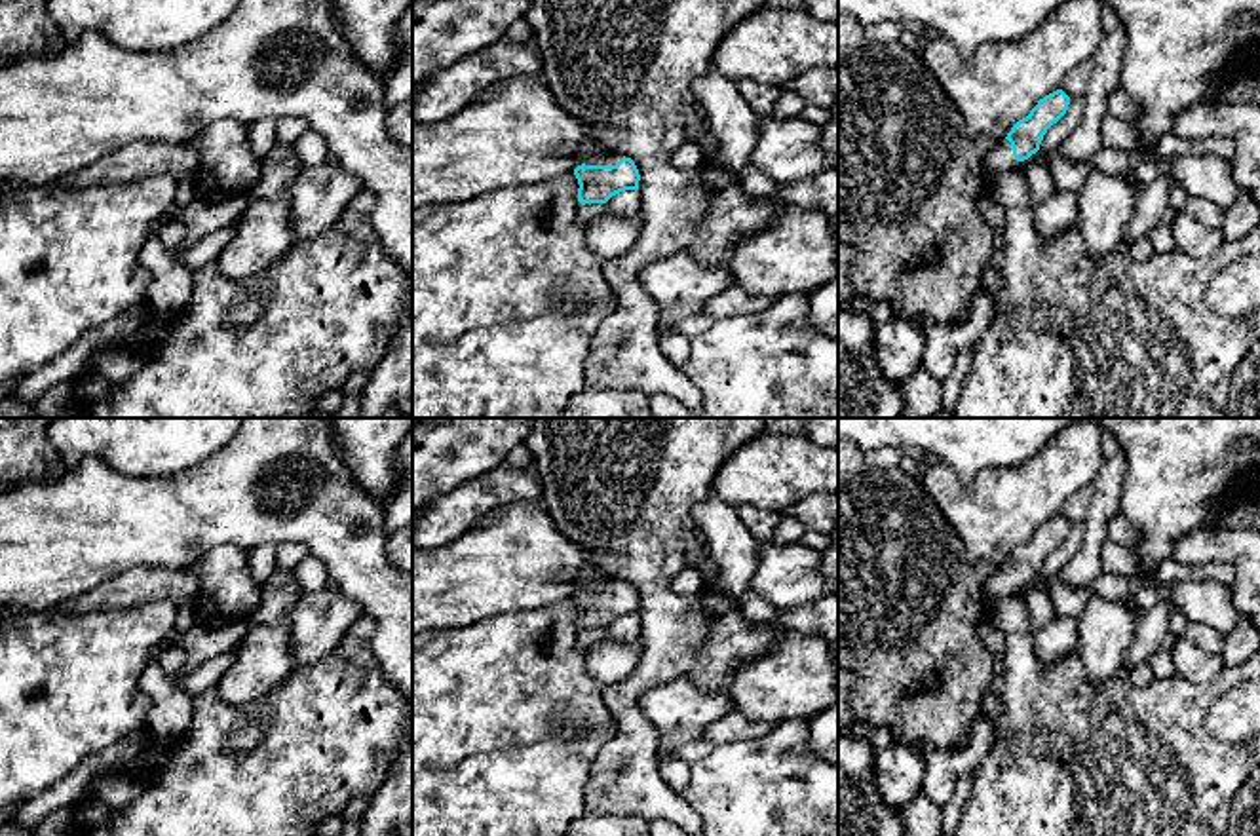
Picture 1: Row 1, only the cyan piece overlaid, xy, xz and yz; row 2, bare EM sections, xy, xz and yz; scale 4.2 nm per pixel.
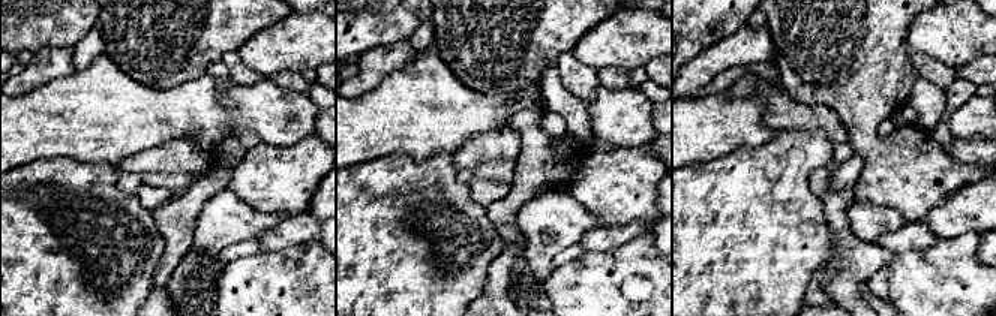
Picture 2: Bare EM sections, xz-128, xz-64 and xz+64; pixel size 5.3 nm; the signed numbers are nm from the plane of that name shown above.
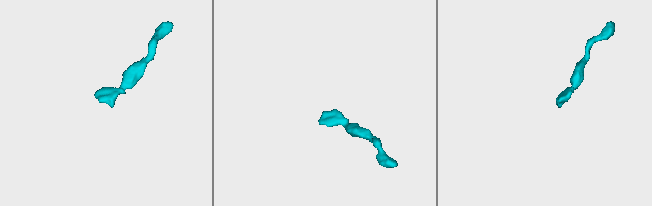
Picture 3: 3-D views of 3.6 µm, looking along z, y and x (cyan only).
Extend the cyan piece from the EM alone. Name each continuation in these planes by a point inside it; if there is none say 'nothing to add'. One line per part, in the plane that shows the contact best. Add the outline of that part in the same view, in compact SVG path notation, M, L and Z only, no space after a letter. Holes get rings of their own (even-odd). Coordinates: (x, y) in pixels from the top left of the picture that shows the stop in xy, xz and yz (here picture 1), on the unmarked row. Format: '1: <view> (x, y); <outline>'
1: xz (590, 580); M568 568L559 574L561 580L578 580L585 591L616 591L623 580L608 574L606 570L576 570Z

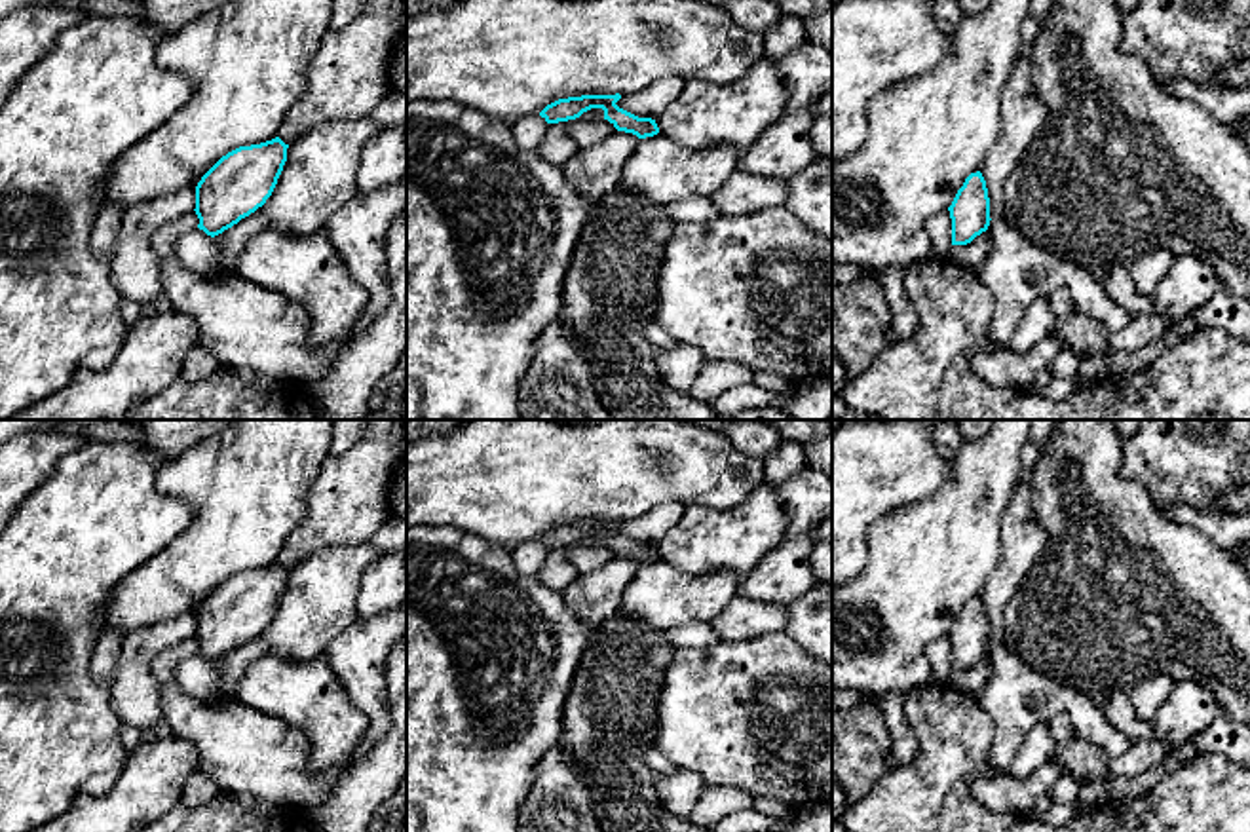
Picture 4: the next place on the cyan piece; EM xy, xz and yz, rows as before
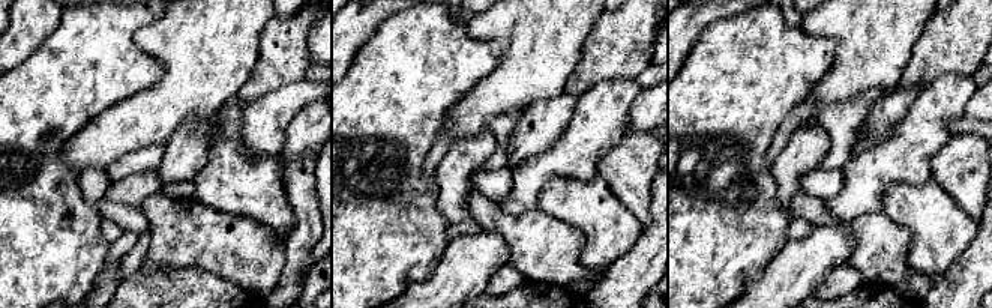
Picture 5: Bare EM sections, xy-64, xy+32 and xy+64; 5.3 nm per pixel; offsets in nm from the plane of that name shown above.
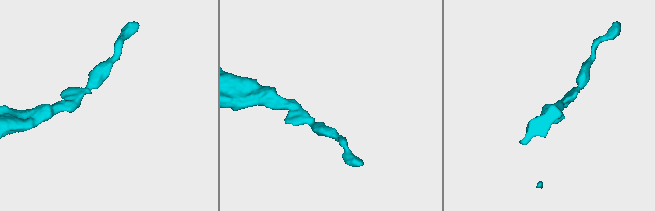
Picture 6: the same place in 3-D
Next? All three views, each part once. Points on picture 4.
nothing to add

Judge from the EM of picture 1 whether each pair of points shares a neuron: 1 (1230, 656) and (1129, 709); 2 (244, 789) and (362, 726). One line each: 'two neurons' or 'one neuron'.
1: two neurons
2: one neuron

